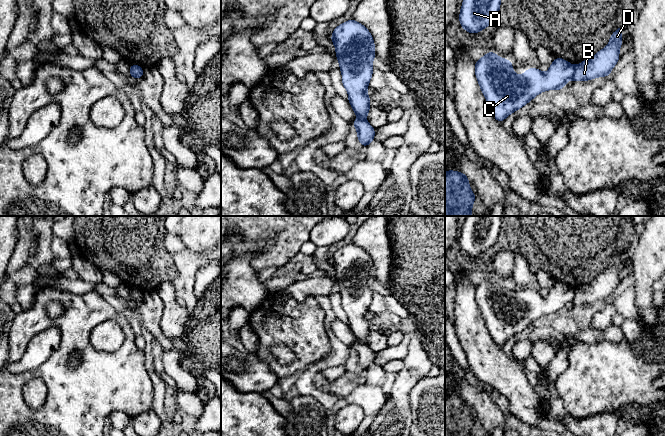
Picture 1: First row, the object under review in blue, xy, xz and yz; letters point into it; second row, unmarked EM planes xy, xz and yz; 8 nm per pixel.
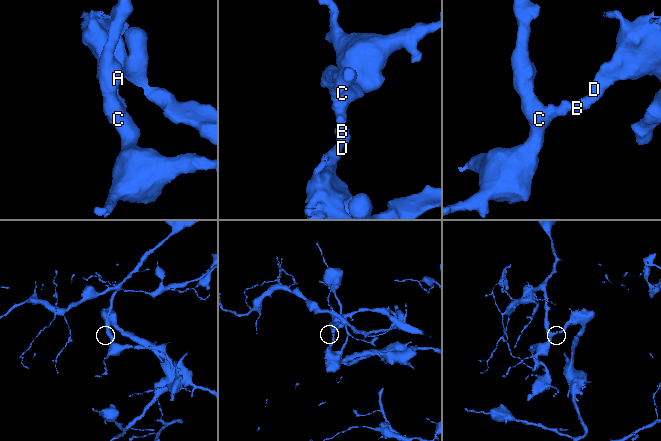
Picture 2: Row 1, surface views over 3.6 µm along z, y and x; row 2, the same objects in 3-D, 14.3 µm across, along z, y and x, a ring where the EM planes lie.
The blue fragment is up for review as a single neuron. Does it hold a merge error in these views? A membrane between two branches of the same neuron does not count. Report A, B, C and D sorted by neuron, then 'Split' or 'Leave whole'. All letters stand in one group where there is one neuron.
Groups: A C / B D. Split

